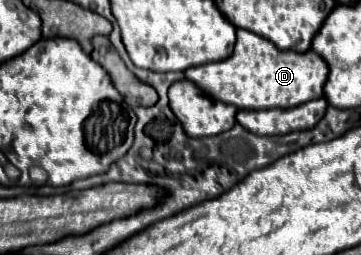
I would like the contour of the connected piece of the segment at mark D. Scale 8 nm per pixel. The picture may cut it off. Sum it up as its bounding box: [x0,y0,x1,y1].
[185,29,327,109]

